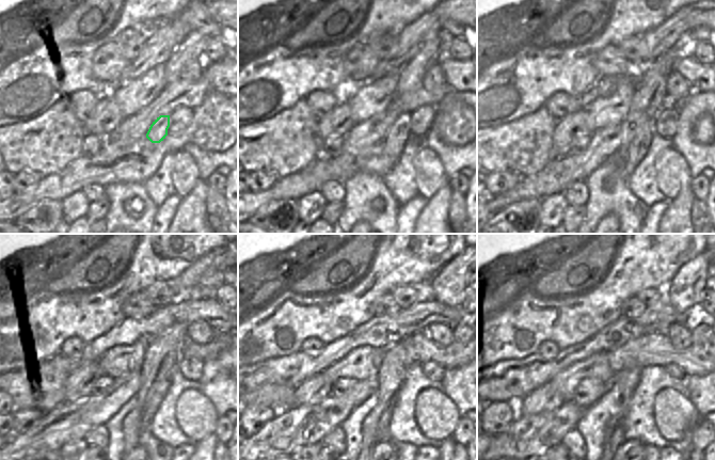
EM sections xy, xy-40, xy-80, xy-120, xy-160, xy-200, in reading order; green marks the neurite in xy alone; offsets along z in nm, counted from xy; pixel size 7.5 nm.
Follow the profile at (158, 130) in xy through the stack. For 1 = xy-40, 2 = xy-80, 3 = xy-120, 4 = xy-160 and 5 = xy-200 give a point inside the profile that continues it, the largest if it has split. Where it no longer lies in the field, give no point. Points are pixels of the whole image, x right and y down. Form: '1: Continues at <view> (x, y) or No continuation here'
1: Continues at xy-40 (399, 132)
2: Continues at xy-80 (632, 155)
3: Continues at xy-120 (158, 392)
4: Continues at xy-160 (383, 429)
5: Continues at xy-200 (618, 435)

